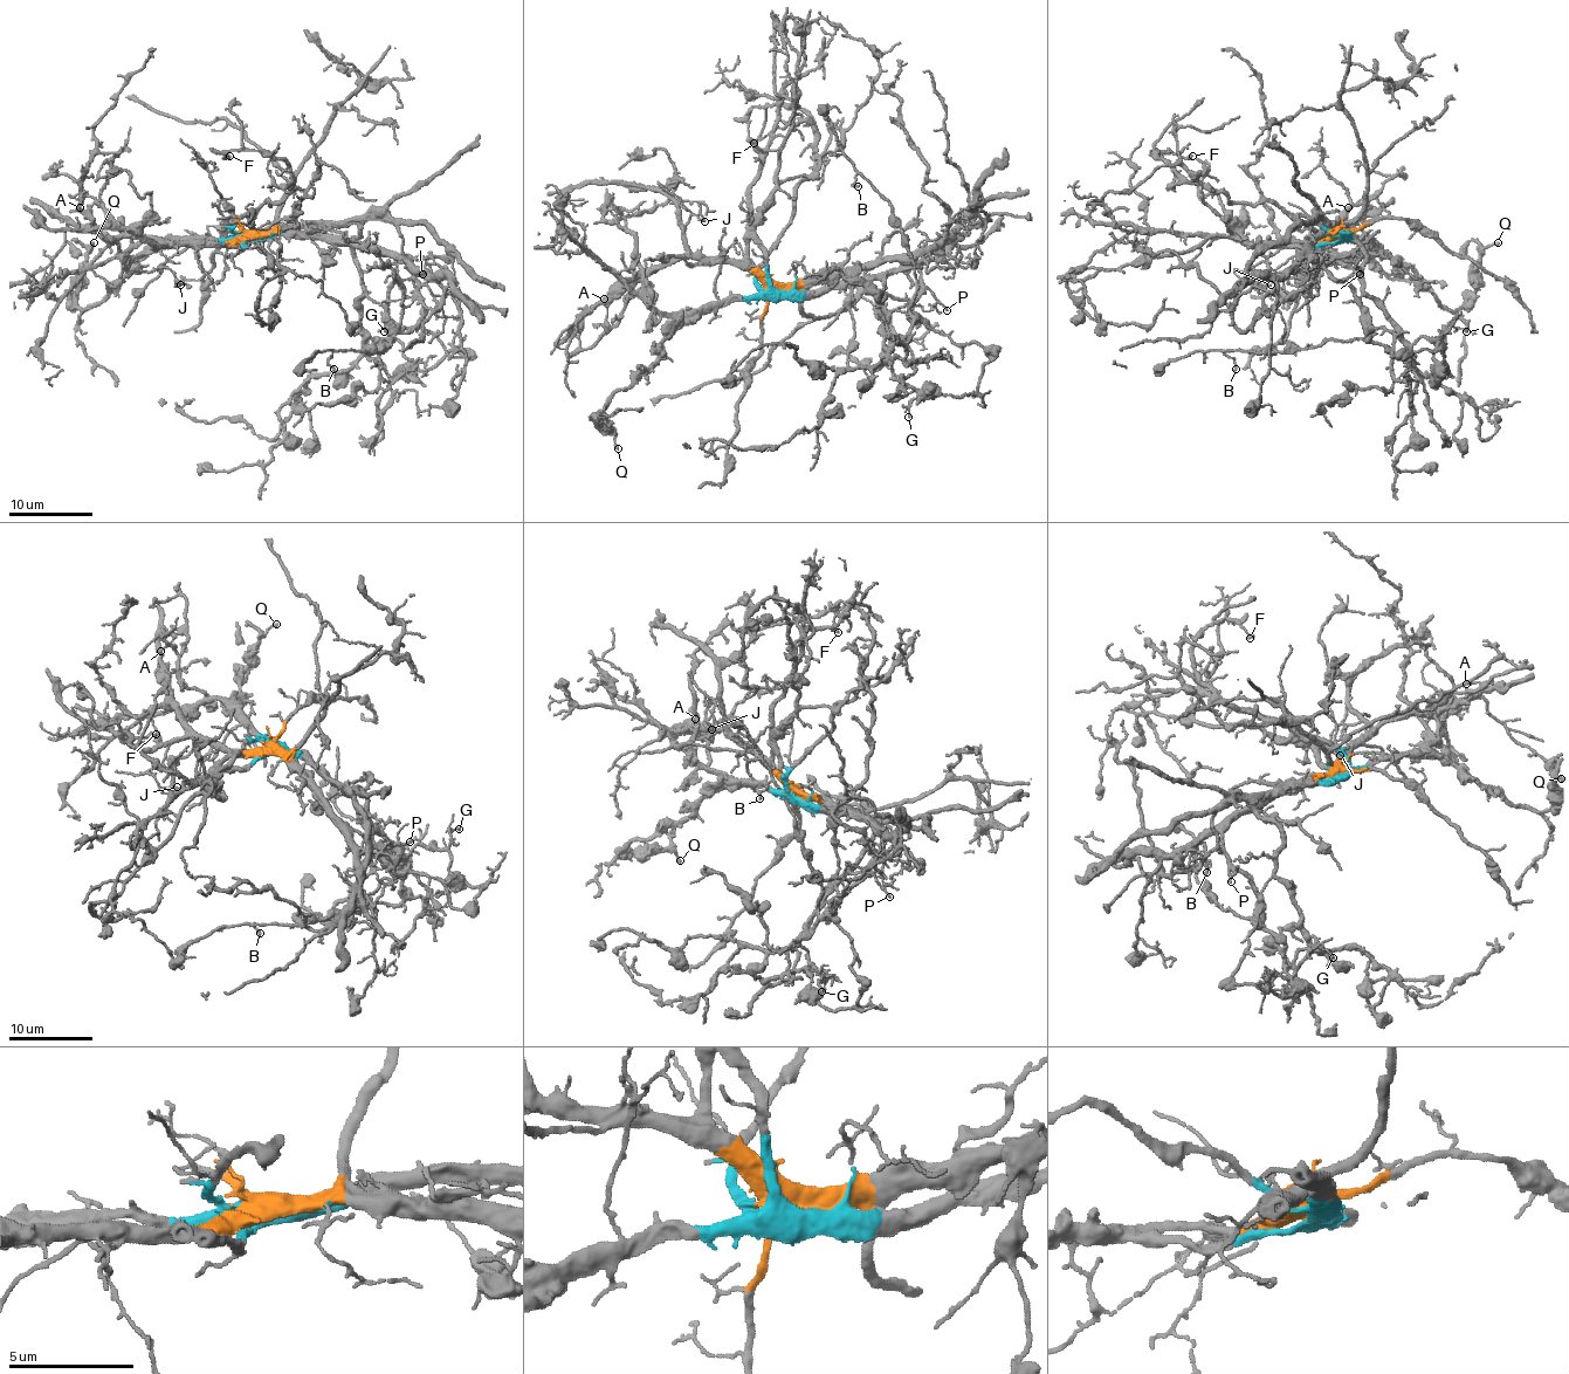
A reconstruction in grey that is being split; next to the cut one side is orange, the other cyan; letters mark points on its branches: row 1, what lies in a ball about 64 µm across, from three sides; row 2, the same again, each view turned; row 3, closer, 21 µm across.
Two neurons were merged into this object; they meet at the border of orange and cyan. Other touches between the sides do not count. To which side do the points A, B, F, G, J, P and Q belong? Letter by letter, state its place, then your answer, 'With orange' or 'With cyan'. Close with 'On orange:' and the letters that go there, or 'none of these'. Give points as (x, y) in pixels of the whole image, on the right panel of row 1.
A: Place: (1348, 207). With cyan
B: Place: (1236, 369). With orange
F: Place: (1192, 156). With cyan
G: Place: (1466, 331). With cyan
J: Place: (1271, 284). With orange
P: Place: (1360, 274). With orange
Q: Place: (1498, 242). With cyan
On orange: B, J, P

